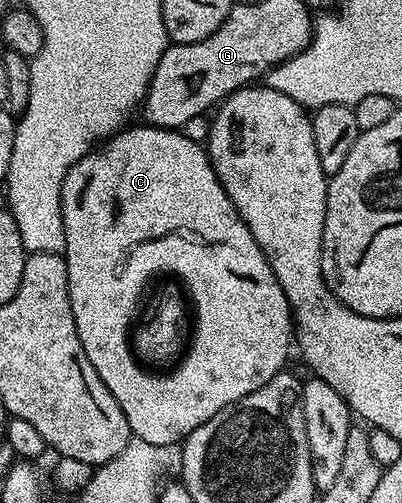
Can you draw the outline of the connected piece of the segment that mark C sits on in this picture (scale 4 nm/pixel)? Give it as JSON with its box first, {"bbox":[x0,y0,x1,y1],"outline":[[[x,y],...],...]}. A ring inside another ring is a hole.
{"bbox":[62,123,294,447],"outline":[[[139,123],[133,129],[129,127],[121,128],[112,134],[95,150],[93,159],[85,159],[74,163],[66,171],[66,179],[62,183],[62,223],[66,231],[66,243],[62,254],[66,267],[68,268],[68,290],[70,291],[70,311],[74,311],[74,327],[78,327],[78,339],[82,343],[82,351],[86,351],[86,359],[94,363],[94,371],[106,383],[110,395],[118,399],[118,407],[126,415],[126,423],[130,423],[132,436],[135,440],[154,443],[155,445],[166,445],[169,447],[183,442],[202,423],[214,419],[218,411],[238,403],[238,399],[246,399],[250,391],[258,391],[258,387],[266,387],[274,375],[278,375],[285,368],[288,361],[288,352],[294,349],[294,326],[292,323],[292,306],[289,305],[266,255],[262,255],[262,247],[250,235],[250,227],[238,215],[230,195],[222,187],[222,183],[217,179],[216,172],[212,166],[212,160],[208,158],[208,150],[203,144],[191,141],[188,137],[183,137],[183,132],[174,129],[157,129],[155,125]],[[156,268],[176,269],[183,277],[193,284],[193,293],[199,304],[200,318],[198,324],[198,335],[195,346],[189,355],[185,365],[176,374],[166,379],[153,379],[144,371],[143,364],[130,352],[127,347],[126,323],[129,322],[129,312],[134,304],[134,299],[146,287],[146,279],[149,272]]]}

